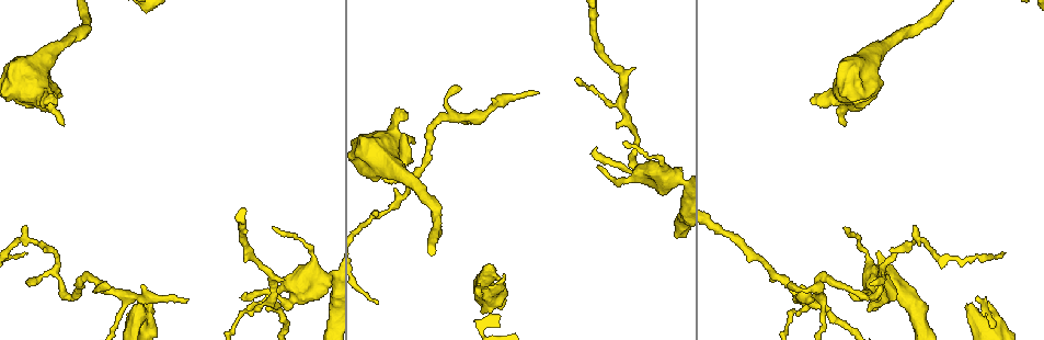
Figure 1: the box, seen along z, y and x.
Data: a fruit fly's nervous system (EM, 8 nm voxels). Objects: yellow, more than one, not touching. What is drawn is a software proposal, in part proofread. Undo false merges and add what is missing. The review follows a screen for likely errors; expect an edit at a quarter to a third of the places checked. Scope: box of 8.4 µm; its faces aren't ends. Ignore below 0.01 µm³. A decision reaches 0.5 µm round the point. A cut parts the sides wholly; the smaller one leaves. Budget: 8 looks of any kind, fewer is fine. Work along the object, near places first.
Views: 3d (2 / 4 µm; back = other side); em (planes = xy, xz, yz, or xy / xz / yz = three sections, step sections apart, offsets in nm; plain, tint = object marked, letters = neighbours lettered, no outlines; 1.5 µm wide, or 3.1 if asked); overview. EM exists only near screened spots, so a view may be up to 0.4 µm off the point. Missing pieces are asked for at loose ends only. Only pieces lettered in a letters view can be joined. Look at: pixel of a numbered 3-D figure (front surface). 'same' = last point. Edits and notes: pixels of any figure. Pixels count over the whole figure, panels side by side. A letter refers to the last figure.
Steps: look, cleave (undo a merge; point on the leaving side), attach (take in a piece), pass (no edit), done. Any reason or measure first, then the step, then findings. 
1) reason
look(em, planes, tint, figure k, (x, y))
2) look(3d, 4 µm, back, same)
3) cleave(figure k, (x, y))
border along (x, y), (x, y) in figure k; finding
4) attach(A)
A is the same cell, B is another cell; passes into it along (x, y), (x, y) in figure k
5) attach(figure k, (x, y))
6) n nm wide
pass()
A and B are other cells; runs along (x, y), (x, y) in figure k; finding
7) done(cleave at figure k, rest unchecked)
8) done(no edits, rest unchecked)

thin end
look(em, planes, letters, figure 1, (795, 301))

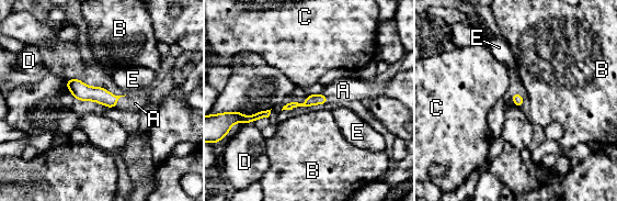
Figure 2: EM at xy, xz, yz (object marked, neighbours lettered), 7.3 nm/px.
attach(A)
A is the same cell, B, C, D and E are other cells; passes into it along (84, 92), (117, 100), (135, 103) in figure 2; it goes on there

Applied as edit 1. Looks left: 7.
look(overview)

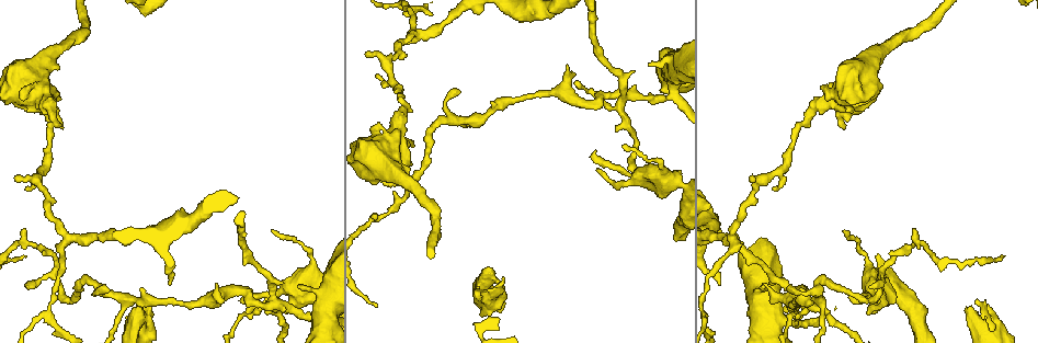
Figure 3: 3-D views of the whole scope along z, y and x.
thin end
look(3d, 4 µm, figure 3, (109, 291))

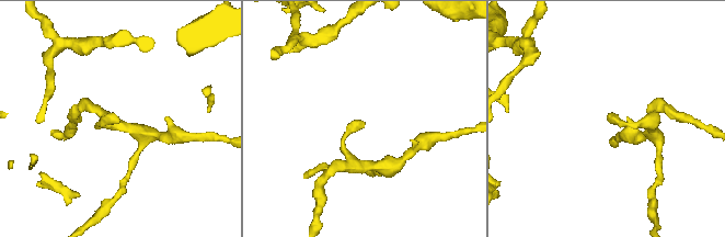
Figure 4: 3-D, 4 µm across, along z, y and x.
look(em, xy, step 8, letters, figure 4, (608, 119))

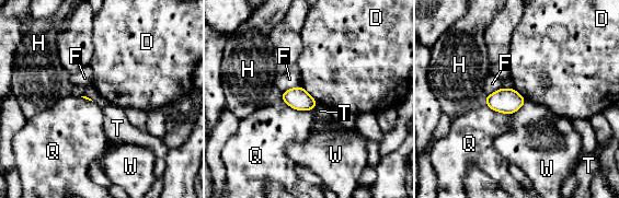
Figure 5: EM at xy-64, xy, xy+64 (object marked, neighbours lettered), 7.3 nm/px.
pass()
D, F, H, Q, T and W are other cells; border along (281, 97), (291, 107), (311, 111) in figure 5; no lettered piece goes on from it

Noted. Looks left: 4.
done(attach at figure 2, rest unchecked)

